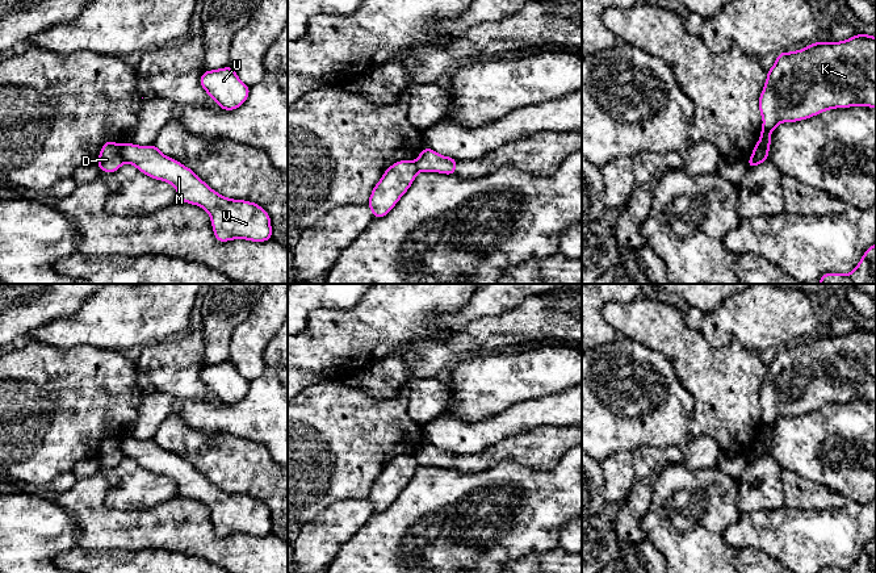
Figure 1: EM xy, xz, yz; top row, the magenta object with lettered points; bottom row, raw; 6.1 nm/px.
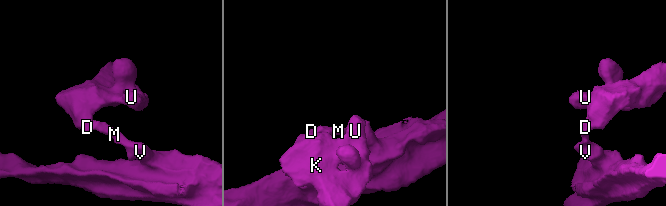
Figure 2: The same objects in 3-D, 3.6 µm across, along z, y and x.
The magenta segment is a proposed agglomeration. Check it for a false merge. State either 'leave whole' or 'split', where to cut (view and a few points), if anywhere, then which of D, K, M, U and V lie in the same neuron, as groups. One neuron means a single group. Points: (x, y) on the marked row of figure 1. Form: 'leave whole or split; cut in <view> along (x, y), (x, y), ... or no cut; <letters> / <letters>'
split; cut in xy along (121, 145), (121, 157), (125, 162); D K U / M V

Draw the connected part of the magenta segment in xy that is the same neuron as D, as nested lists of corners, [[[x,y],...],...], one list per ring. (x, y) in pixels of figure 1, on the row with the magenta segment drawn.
[[[105,141],[100,154],[97,166],[101,172],[116,172],[125,163],[121,155],[122,145]]]

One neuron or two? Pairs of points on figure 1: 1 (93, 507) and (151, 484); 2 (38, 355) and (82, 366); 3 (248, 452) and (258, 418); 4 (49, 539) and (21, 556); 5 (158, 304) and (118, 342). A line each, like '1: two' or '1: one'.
1: two
2: one
3: two
4: one
5: one

